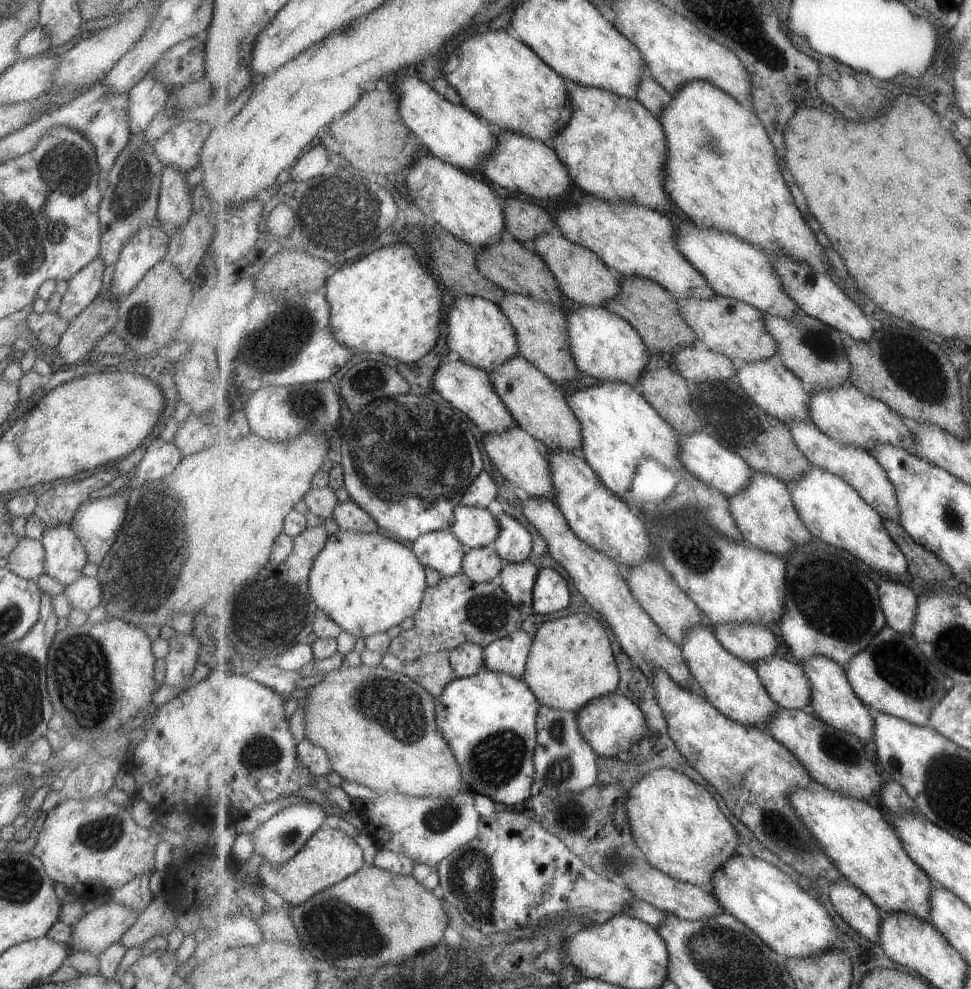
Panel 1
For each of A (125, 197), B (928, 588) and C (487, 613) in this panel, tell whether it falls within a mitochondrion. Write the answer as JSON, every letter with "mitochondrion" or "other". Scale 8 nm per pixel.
{"A":"mitochondrion","B":"other","C":"mitochondrion"}

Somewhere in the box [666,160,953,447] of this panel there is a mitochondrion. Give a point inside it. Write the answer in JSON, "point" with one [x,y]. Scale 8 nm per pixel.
{"point":[724,413]}

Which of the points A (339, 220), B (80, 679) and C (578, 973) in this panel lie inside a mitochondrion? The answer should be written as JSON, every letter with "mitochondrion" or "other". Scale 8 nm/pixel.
{"A":"mitochondrion","B":"mitochondrion","C":"other"}

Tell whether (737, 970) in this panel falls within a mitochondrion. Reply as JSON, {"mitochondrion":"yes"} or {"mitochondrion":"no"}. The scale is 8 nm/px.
{"mitochondrion":"yes"}

